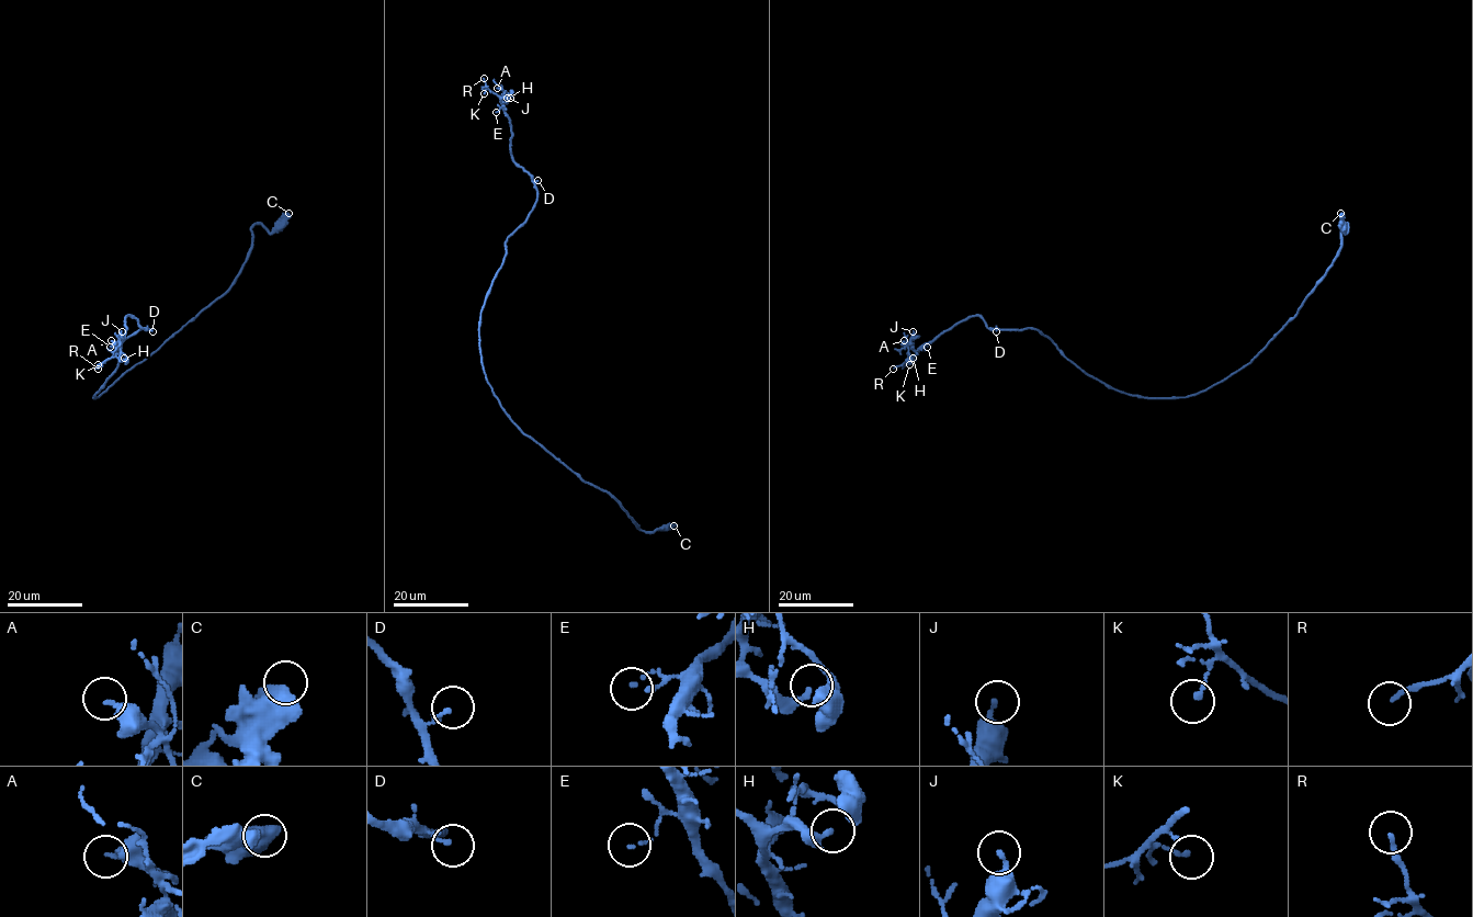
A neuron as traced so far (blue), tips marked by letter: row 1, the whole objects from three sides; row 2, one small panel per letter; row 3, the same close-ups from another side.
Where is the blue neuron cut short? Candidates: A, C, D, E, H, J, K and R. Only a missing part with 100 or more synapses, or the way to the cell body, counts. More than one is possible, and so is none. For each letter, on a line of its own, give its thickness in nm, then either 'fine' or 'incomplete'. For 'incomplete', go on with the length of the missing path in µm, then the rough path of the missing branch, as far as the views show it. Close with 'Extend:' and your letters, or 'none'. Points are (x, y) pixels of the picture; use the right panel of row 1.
A: calibre 360 nm; fine
C: calibre 650 nm; fine
D: calibre 100 nm; fine
E: calibre 100 nm; fine
H: calibre 280 nm; fine
J: calibre 320 nm; fine
K: calibre 160 nm; fine
R: calibre 150 nm; incomplete; missing 20 µm; course (893, 369), (880, 375), (896, 365), (899, 358)
Extend: R

